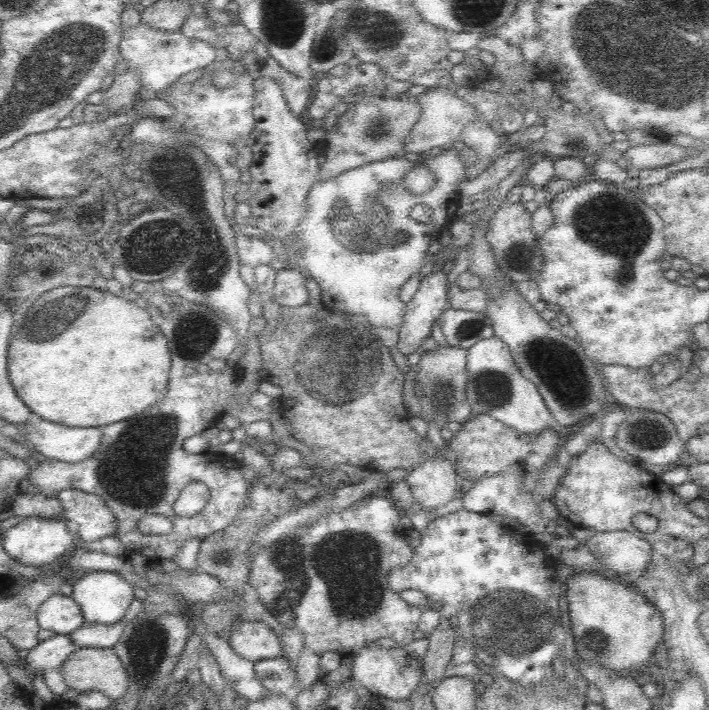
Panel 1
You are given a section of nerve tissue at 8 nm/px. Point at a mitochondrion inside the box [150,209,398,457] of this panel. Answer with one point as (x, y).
(344, 356)

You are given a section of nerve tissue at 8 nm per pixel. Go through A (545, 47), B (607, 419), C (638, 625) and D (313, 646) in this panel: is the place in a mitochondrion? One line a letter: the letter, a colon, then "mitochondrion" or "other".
A: other
B: other
C: other
D: other

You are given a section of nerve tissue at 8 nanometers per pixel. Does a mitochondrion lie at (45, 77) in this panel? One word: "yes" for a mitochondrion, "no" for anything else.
yes

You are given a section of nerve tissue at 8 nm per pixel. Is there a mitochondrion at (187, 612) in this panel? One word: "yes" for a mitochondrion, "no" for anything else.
no

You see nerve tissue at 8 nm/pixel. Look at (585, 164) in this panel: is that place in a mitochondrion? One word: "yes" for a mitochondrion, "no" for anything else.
no

